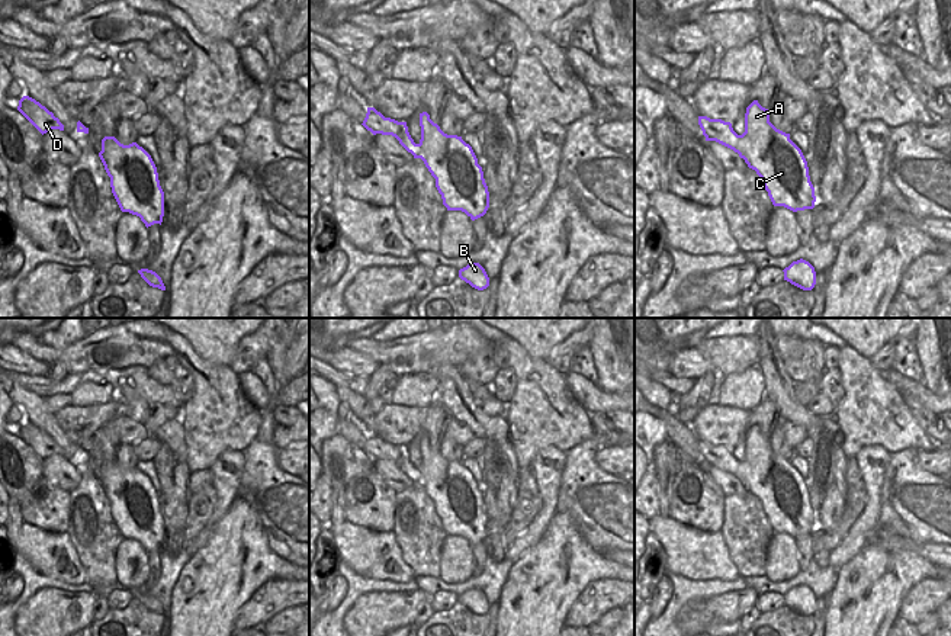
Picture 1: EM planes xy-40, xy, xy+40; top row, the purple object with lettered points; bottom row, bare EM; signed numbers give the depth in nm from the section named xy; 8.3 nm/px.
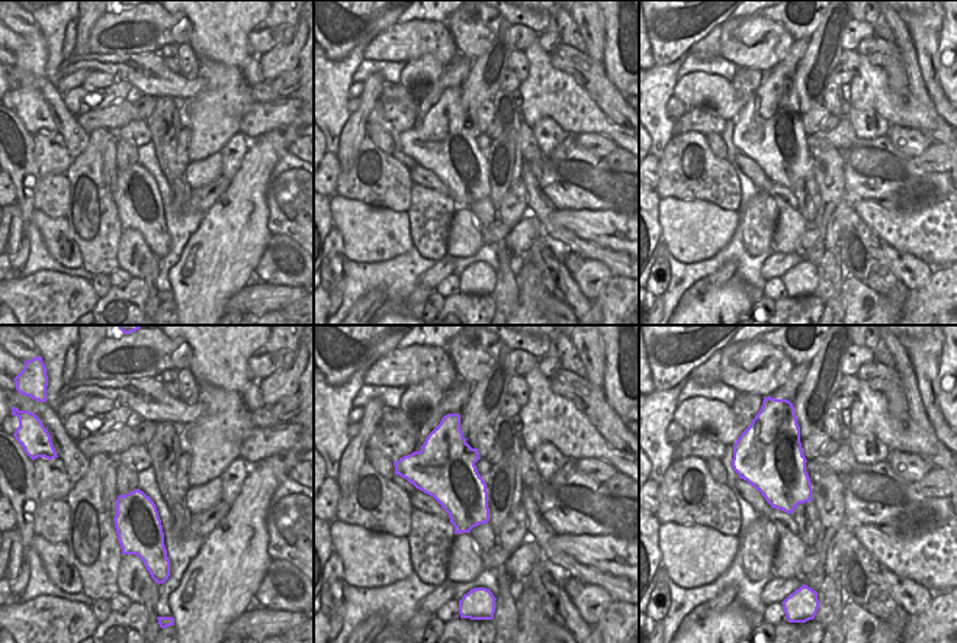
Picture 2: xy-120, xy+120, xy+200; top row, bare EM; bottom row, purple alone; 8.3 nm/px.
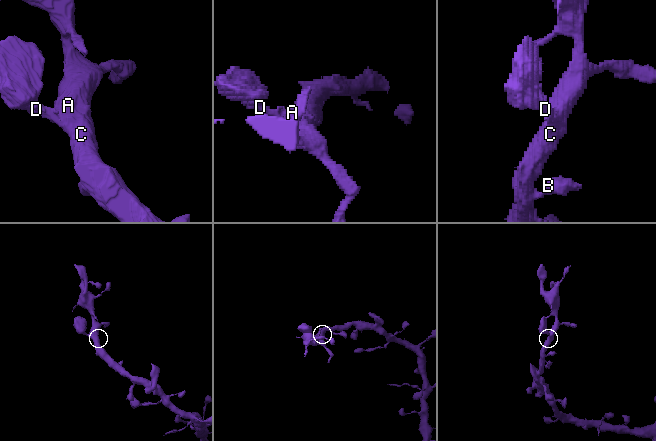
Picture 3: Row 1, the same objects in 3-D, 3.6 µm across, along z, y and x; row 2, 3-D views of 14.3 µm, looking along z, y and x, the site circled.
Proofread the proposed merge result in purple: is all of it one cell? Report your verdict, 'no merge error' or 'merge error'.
no merge error

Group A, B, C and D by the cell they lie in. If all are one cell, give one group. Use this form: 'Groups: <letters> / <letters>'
Groups: A B C D

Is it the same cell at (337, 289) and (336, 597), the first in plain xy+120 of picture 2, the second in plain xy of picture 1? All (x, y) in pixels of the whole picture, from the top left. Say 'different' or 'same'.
same

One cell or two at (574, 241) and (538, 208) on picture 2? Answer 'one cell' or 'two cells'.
one cell

